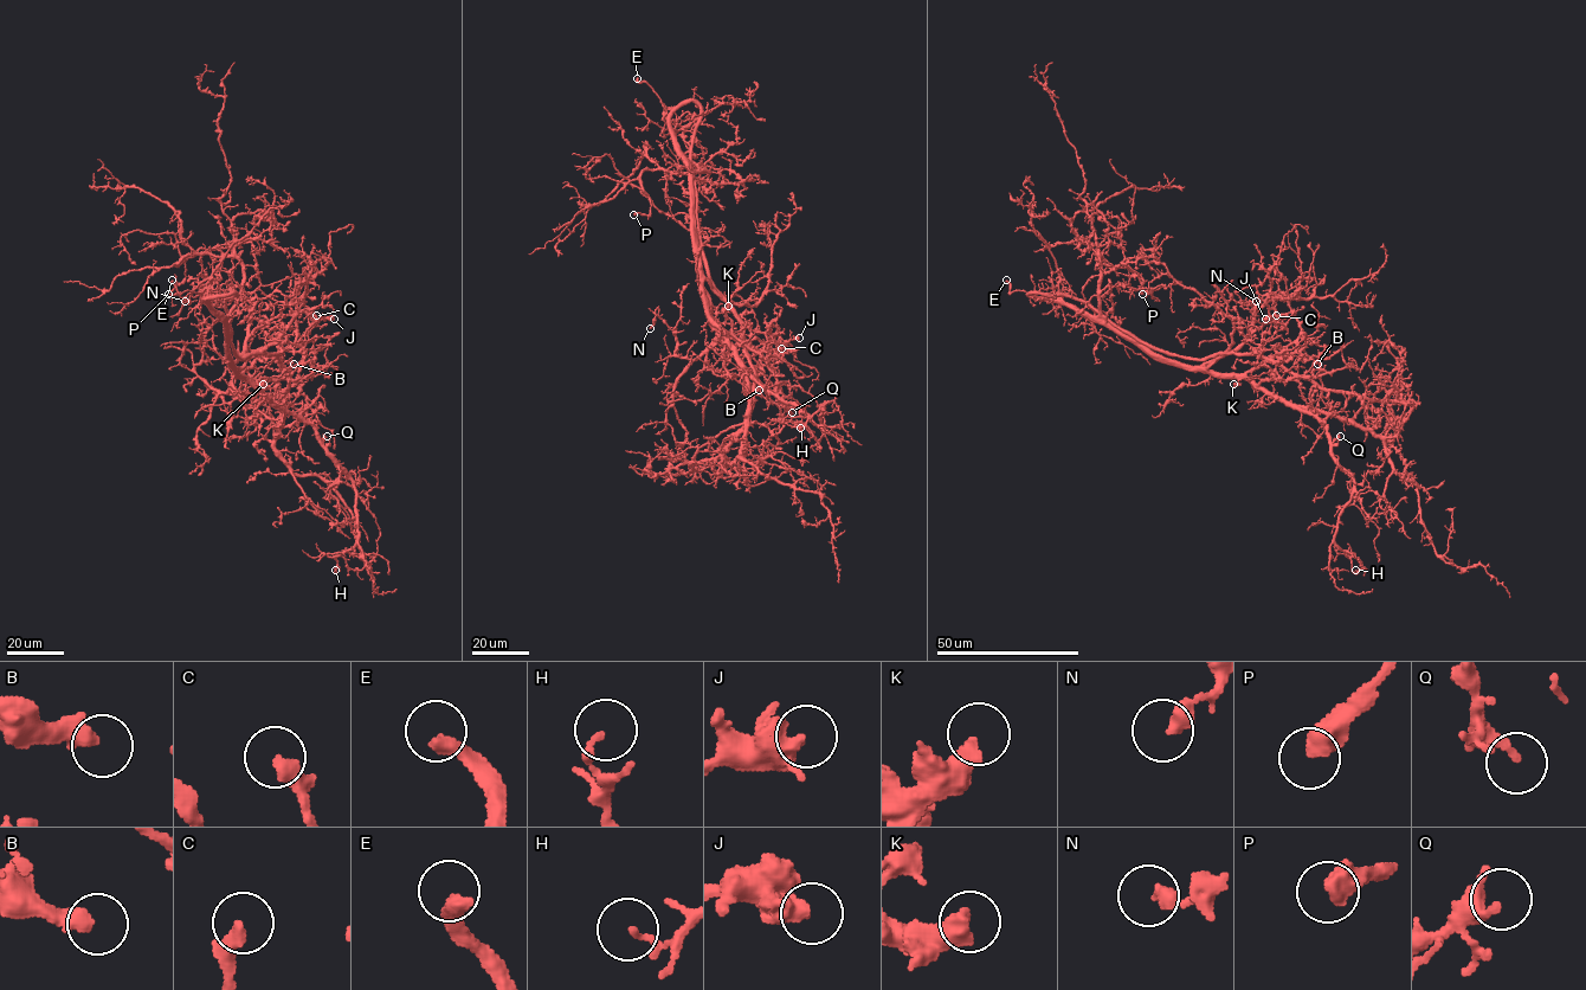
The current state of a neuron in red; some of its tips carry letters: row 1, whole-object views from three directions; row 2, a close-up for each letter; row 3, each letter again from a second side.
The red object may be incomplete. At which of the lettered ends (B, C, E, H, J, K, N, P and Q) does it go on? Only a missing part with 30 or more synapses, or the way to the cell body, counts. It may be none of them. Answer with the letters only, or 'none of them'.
E

